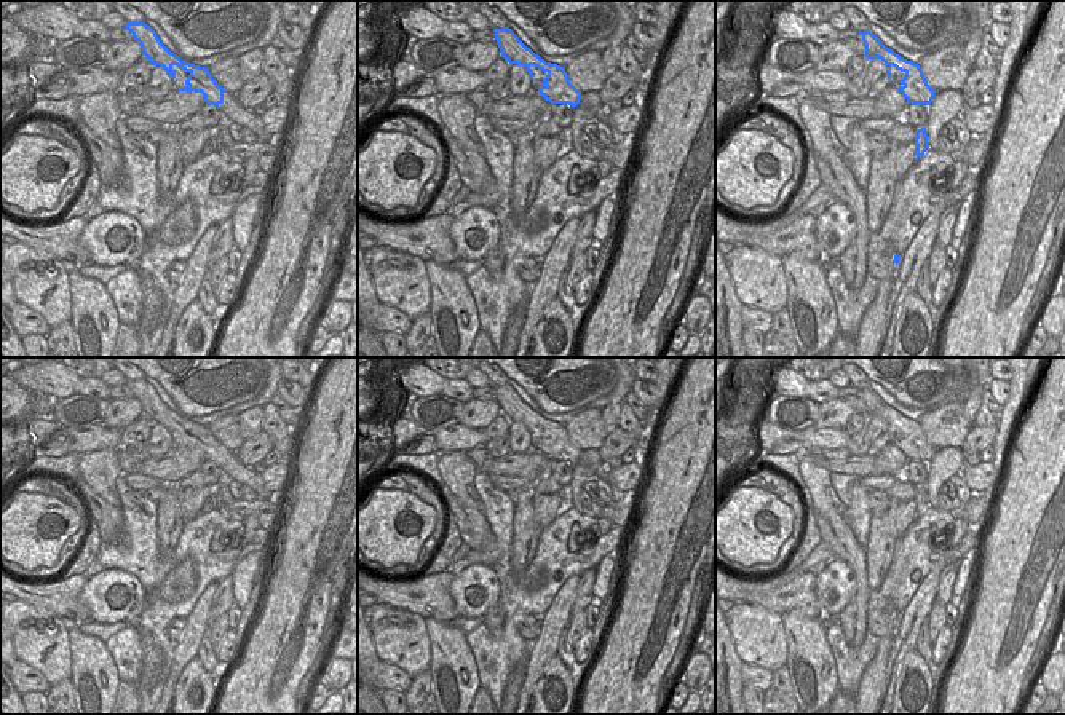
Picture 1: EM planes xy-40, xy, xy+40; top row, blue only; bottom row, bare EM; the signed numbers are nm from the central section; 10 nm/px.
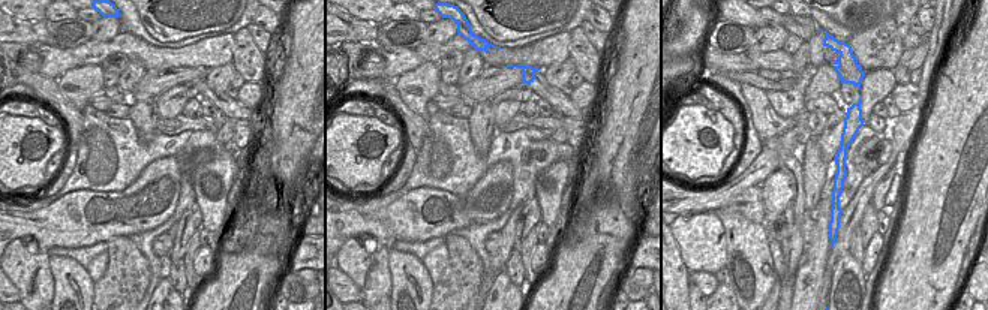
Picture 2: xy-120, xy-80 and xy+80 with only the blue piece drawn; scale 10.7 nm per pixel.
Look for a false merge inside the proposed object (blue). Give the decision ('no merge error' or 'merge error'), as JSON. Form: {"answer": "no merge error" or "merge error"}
{"answer": "merge error"}

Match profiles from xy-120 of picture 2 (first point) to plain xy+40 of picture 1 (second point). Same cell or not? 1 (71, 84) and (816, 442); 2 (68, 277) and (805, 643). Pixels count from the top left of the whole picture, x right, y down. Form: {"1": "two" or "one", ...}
{"1": "two", "2": "one"}

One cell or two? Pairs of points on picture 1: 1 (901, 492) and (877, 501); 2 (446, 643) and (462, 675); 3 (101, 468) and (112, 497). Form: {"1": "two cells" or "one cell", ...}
{"1": "two cells", "2": "one cell", "3": "one cell"}

